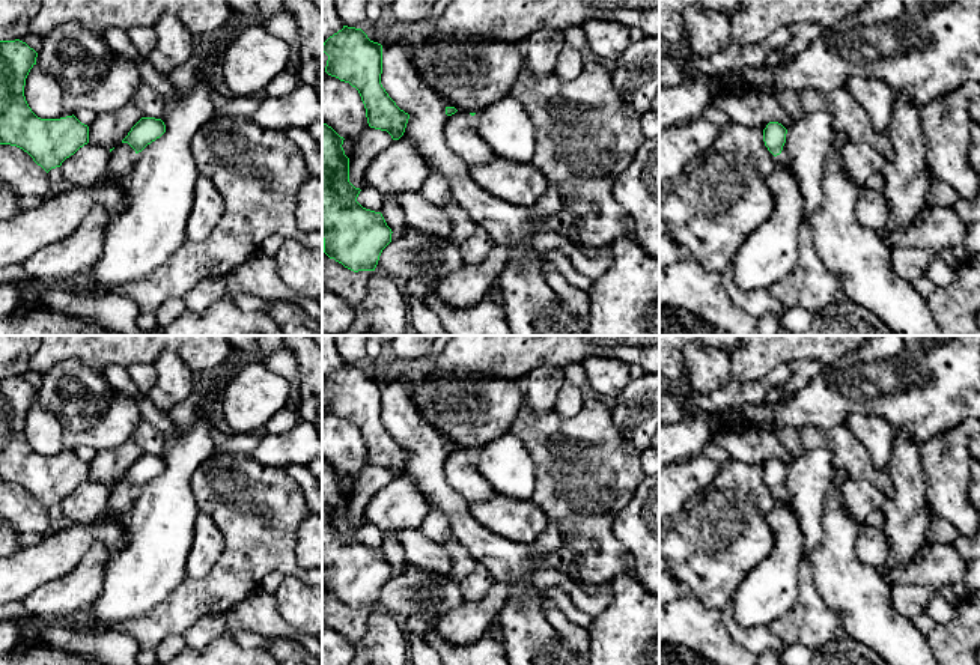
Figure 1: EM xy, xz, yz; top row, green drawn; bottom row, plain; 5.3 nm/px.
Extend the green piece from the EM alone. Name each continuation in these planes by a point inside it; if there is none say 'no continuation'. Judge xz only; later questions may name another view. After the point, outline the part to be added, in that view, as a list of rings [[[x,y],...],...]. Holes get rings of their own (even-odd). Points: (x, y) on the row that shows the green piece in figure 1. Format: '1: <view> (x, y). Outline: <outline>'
no continuation

